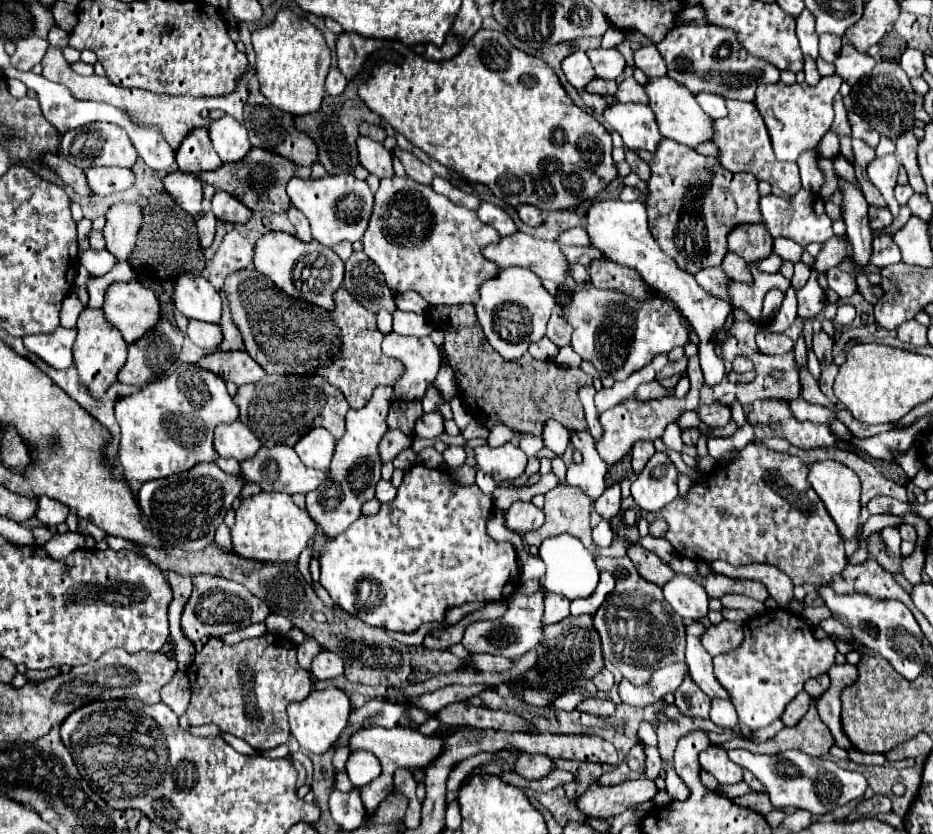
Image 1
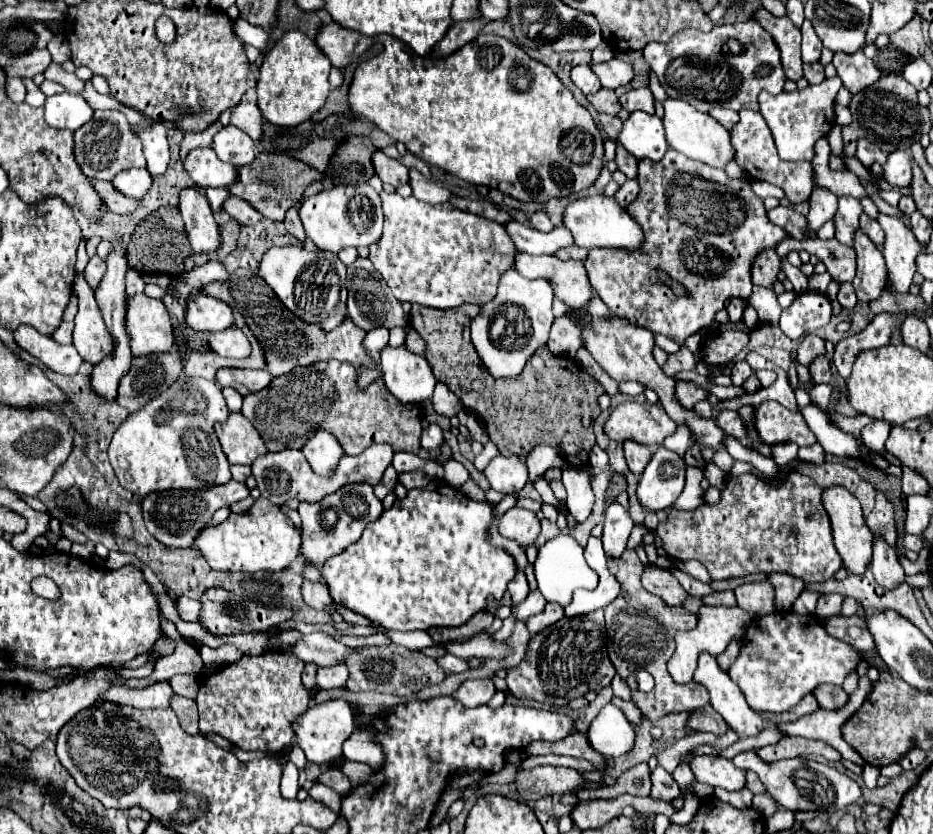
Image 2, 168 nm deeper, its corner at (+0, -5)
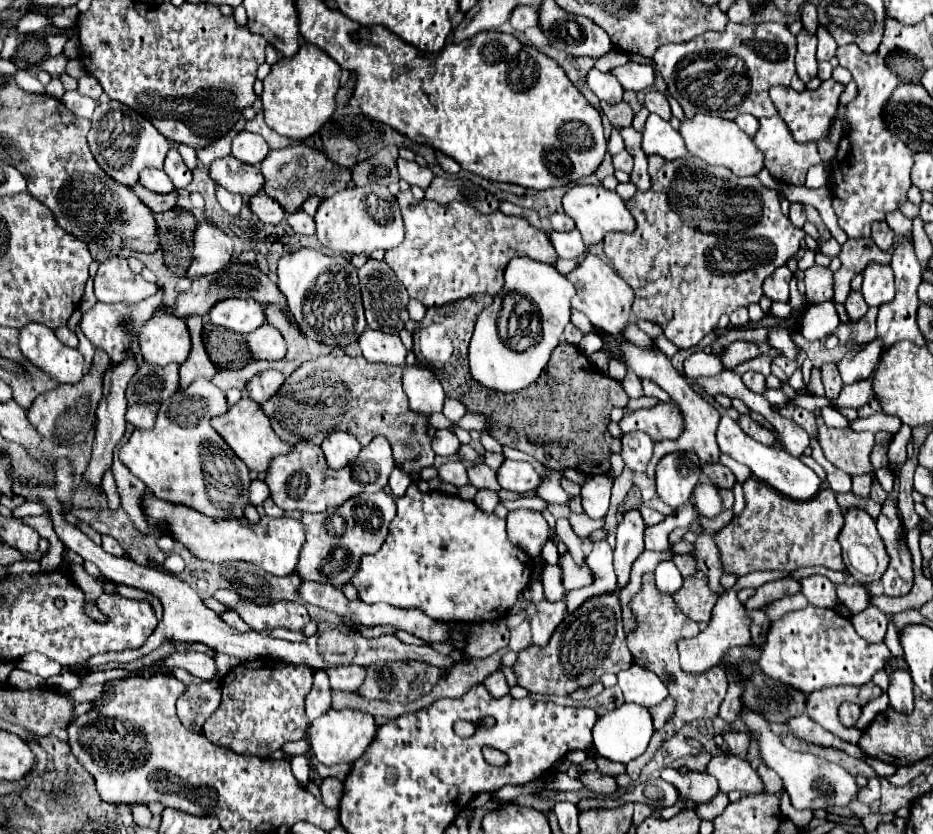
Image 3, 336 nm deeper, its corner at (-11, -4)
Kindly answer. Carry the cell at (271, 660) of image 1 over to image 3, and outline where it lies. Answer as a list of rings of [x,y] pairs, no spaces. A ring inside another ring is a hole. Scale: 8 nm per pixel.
[[[265,658],[243,662],[221,680],[221,704],[205,720],[203,736],[237,754],[271,756],[285,742],[301,740],[307,734],[309,722],[303,712],[303,704],[311,684],[313,670],[303,664],[293,666]]]

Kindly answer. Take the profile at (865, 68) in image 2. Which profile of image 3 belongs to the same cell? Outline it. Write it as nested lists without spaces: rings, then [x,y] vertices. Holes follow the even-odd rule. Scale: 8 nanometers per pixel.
[[[855,44],[839,46],[837,60],[839,66],[853,74],[857,96],[847,104],[847,130],[839,142],[835,158],[831,160],[831,174],[841,176],[833,186],[833,210],[839,226],[849,238],[869,238],[871,224],[875,220],[885,220],[887,212],[899,210],[899,204],[907,200],[907,190],[911,188],[909,172],[913,168],[913,152],[889,132],[883,120],[883,106],[899,84],[899,78],[885,66],[885,60],[879,54],[861,52]]]

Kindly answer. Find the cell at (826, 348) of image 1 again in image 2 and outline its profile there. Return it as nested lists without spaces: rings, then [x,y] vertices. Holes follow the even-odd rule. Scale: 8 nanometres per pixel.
[[[820,355],[816,357],[812,363],[810,363],[810,375],[812,375],[812,381],[814,383],[828,383],[830,377],[832,377],[832,371],[830,371],[830,361],[826,355]]]

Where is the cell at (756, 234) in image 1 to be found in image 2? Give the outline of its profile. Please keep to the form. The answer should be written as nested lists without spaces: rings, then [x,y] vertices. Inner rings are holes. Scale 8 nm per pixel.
[[[764,249],[764,253],[758,253],[752,261],[752,283],[760,287],[772,287],[776,281],[776,275],[780,271],[780,257],[774,249]]]

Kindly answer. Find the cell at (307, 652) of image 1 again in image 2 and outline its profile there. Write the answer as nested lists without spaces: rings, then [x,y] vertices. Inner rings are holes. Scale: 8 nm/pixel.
[[[306,663],[304,673],[302,673],[302,681],[304,681],[306,689],[310,689],[310,691],[316,687],[316,671],[318,671],[318,667],[314,663]]]

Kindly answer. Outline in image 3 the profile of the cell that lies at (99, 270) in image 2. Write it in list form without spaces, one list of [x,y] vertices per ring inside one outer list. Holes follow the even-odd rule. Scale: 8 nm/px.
[[[113,256],[99,264],[95,276],[95,298],[101,302],[139,302],[157,292],[157,286],[141,274],[133,274],[125,258]]]

